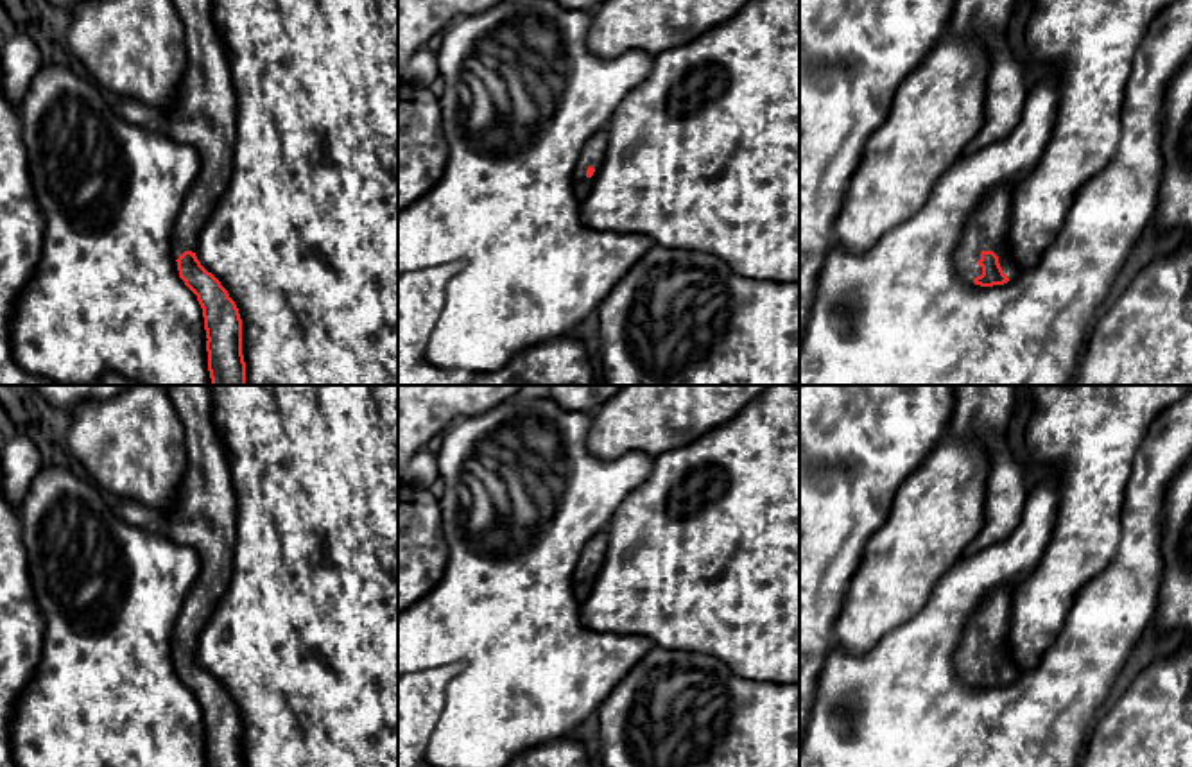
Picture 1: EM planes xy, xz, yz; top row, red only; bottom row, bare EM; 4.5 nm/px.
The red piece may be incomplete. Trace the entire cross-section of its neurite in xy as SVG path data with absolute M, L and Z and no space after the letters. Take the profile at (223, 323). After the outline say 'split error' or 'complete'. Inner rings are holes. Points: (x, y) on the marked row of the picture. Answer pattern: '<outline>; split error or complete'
M172 0L172 4L183 22L188 52L188 65L176 88L176 95L160 108L131 99L113 99L113 109L120 118L145 129L160 131L174 142L194 147L201 156L201 170L188 188L176 219L172 256L177 262L179 278L197 296L203 308L212 385L246 385L238 308L220 281L195 256L201 231L231 181L237 140L237 99L226 48L213 22L213 0Z; split error

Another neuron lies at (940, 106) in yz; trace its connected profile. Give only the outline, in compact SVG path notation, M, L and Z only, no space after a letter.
M950 30L939 36L918 68L896 90L884 124L868 138L834 224L834 244L850 253L866 253L885 231L914 215L927 203L937 179L961 158L966 143L982 127L989 65L991 52L982 38L959 36Z

